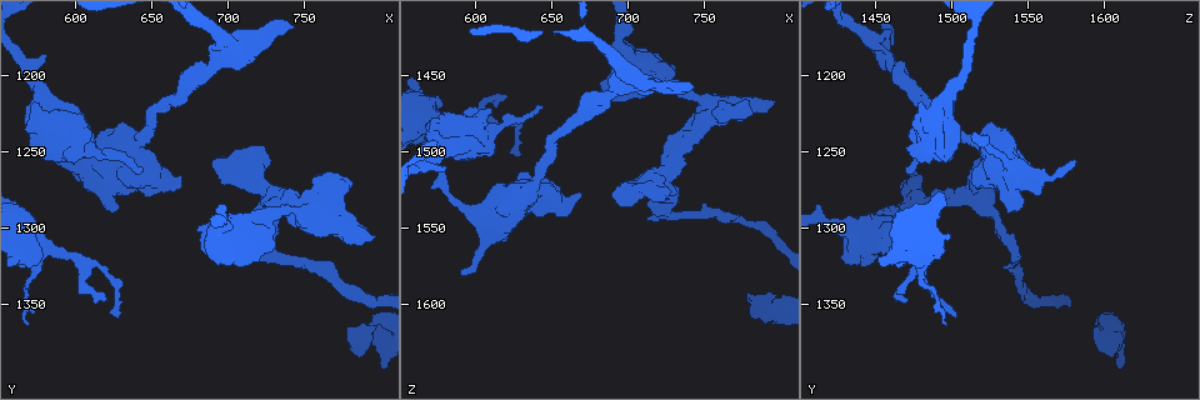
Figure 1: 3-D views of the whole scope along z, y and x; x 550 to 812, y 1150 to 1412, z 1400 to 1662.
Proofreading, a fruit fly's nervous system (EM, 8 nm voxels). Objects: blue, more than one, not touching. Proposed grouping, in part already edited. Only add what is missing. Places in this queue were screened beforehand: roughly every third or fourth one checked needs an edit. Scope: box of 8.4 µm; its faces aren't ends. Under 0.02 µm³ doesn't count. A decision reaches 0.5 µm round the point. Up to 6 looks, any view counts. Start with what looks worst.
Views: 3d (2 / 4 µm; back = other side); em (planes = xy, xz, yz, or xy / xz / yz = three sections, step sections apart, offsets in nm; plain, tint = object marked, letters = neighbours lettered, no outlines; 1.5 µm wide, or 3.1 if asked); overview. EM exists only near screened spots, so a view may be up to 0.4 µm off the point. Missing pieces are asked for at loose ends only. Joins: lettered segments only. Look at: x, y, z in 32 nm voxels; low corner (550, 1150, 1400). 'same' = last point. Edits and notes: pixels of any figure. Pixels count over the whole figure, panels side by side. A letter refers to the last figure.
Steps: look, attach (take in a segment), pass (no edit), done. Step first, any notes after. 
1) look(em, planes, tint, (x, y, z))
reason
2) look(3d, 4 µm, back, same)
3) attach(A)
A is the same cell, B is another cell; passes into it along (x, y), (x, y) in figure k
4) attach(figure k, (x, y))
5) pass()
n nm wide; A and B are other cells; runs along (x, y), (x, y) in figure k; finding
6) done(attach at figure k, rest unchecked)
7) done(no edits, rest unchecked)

look(3d, 4 µm, (644, 1262, 1470))
thin end

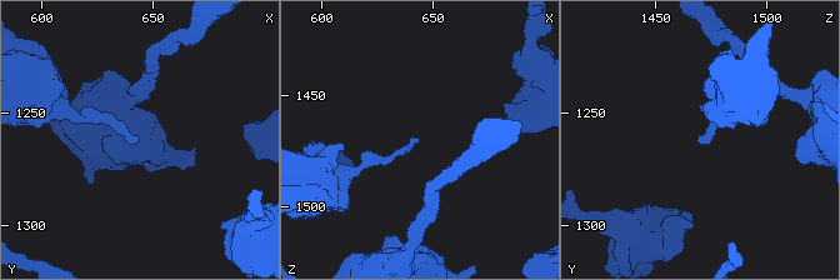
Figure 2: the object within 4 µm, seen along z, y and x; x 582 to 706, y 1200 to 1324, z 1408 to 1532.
look(em, xz, step 8, tint, (644, 1262, 1469))
shape alone is not enough

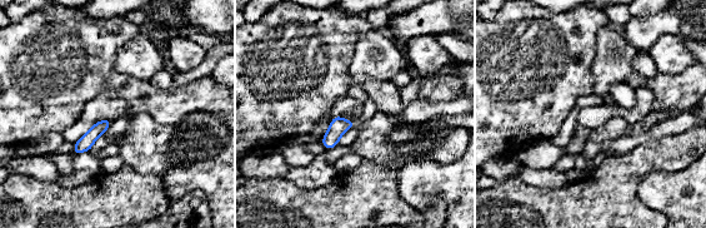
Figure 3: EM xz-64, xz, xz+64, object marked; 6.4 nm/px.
look(em, planes, letters, same)
cut it another way

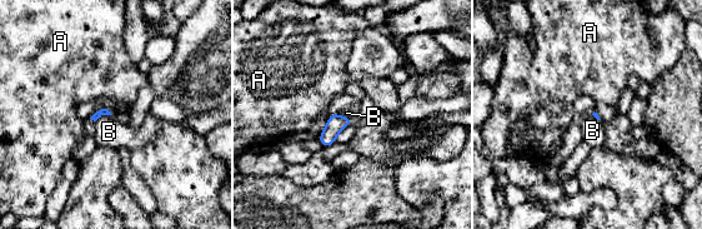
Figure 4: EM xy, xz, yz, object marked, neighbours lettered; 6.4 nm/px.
pass()
A and B are other cells; border along (111, 114), (104, 114), (95, 122) in figure 4; none of them fits

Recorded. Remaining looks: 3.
look(em, planes, letters, (590, 1258, 1580))
branch stops here

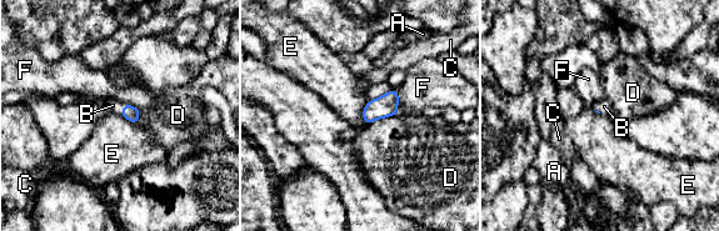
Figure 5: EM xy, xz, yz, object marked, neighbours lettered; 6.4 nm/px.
attach(B)
B is the same cell, A, C, D, E and F are other cells; passes into it along (130, 113), (123, 109), (113, 105) in figure 5; it goes on there

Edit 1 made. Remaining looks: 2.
done(attach at figure 5, rest unchecked)

